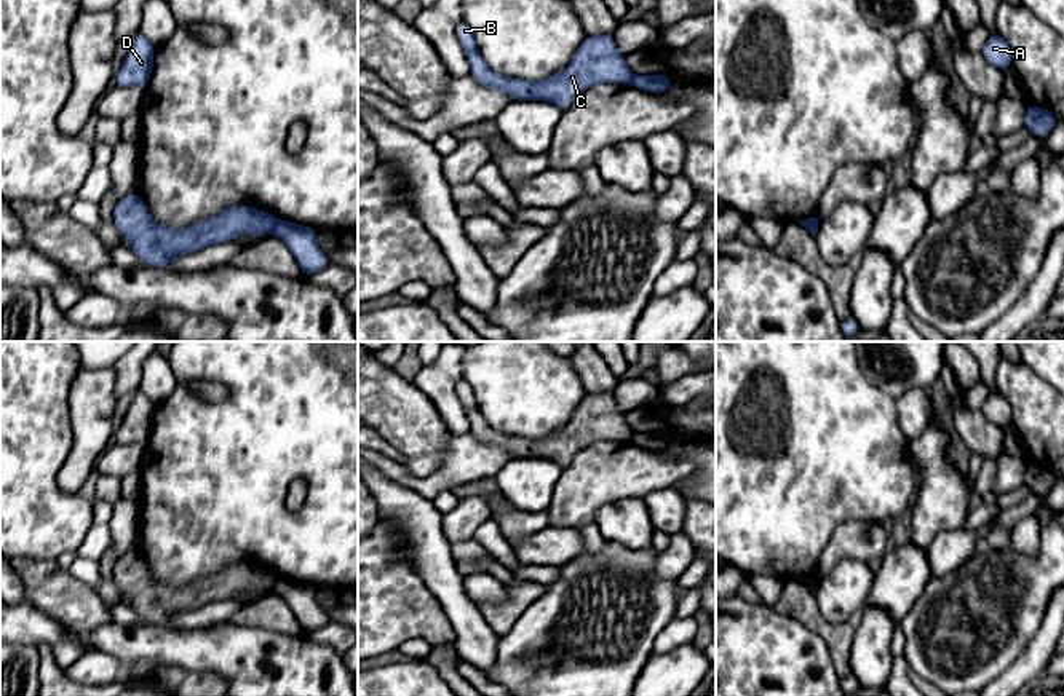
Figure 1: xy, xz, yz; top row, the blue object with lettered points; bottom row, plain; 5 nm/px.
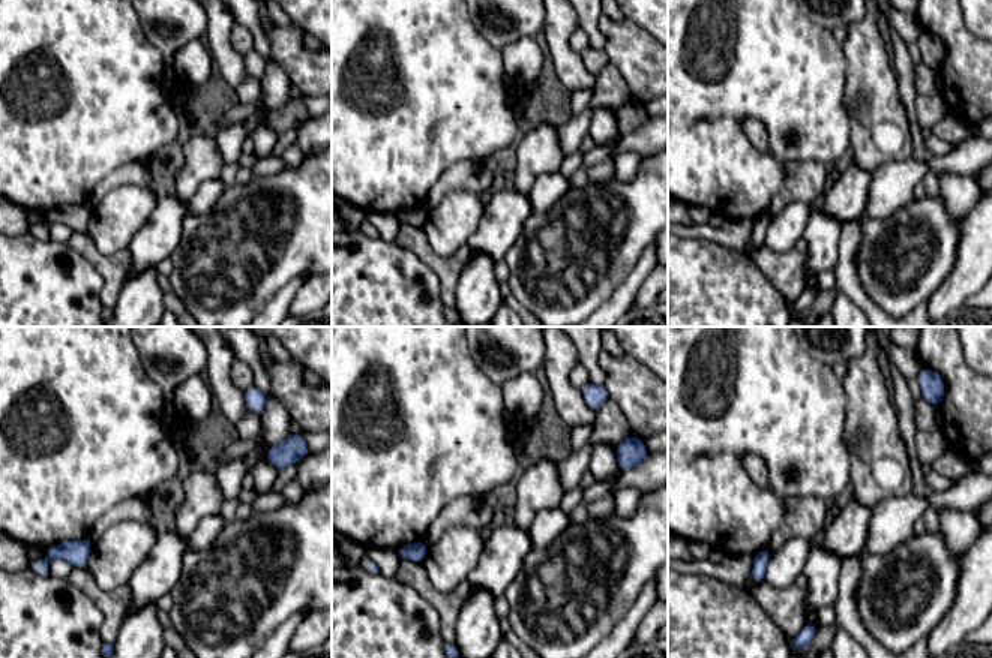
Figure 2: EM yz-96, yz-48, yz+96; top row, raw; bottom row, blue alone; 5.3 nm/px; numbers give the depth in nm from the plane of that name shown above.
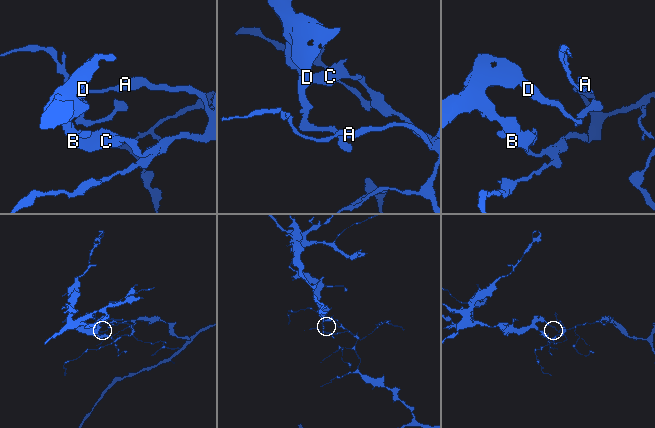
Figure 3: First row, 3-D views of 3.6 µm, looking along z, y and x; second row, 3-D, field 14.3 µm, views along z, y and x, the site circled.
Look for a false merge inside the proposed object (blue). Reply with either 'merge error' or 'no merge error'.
merge error

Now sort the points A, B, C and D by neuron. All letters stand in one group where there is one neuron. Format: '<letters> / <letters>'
A / B C D

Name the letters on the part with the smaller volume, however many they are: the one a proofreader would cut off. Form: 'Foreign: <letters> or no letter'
Foreign: B, C, D

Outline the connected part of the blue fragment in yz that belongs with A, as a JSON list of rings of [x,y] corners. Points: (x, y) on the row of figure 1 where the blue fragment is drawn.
[[[1000,34],[989,35],[981,54],[995,69],[1011,69],[1011,48]]]

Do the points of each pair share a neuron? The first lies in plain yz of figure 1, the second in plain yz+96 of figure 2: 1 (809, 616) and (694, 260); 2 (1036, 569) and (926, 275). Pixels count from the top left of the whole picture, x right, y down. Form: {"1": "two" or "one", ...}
{"1": "two", "2": "one"}

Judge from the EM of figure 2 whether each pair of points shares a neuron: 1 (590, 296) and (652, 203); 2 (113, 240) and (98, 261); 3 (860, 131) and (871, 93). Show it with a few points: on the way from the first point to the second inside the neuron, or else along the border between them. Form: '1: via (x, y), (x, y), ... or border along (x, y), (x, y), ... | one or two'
1: via (590, 273), (590, 264), (629, 225) | one
2: border along (86, 231), (93, 245), (105, 255), (126, 249) | two
3: via (860, 122), (866, 102) | one

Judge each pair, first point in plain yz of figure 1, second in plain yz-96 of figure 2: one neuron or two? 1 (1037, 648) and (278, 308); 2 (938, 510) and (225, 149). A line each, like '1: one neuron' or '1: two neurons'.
1: one neuron
2: two neurons

